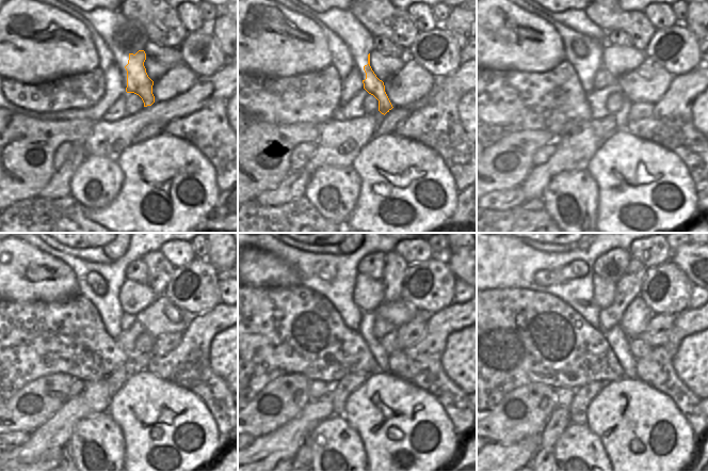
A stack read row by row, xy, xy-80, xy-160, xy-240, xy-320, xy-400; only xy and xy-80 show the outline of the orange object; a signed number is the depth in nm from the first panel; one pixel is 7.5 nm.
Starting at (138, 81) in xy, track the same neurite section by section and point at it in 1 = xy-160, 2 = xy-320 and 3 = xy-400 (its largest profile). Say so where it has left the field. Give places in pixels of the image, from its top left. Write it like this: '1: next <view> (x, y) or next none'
1: next xy-160 (607, 126)
2: next xy-320 (340, 391)
3: next xy-400 (578, 409)

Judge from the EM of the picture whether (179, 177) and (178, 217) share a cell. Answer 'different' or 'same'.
same

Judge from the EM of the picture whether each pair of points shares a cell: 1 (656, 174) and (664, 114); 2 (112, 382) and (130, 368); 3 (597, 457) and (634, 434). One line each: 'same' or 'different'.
1: different
2: same
3: different

